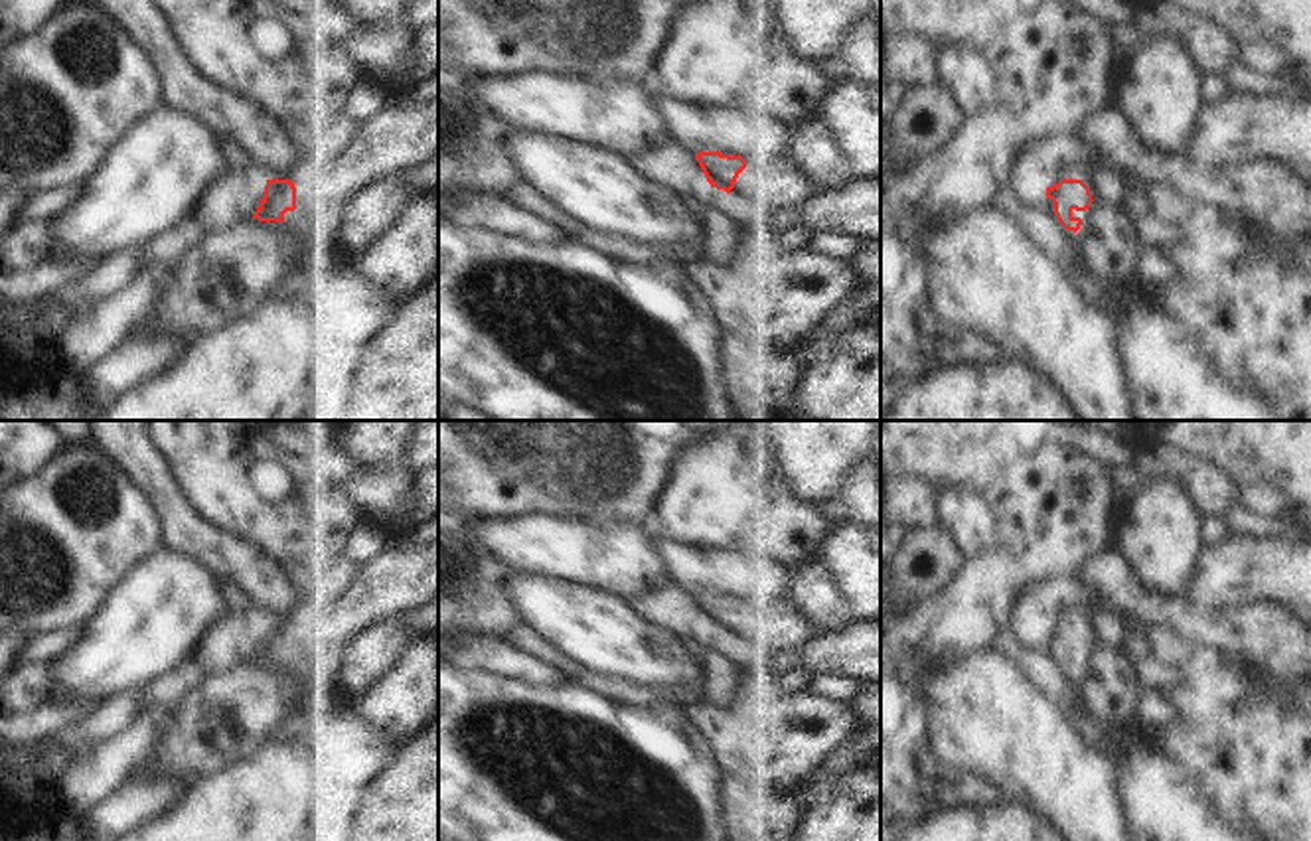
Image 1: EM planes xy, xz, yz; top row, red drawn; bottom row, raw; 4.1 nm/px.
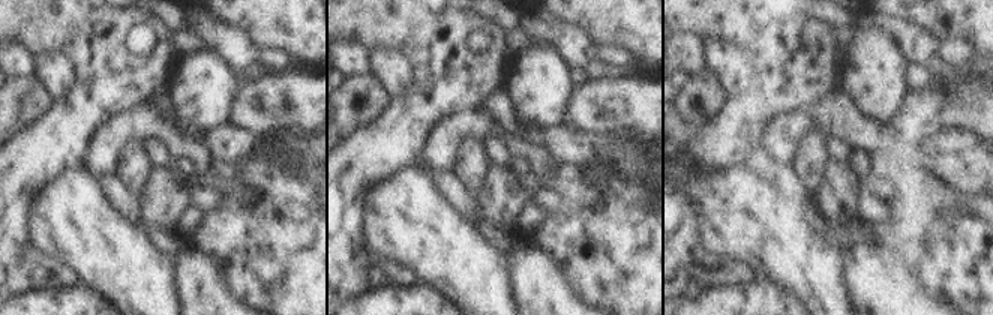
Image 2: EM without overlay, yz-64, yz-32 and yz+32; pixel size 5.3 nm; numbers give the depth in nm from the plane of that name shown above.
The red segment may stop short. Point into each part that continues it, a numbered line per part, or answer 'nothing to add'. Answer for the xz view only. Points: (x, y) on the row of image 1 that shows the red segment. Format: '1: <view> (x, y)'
1: xz (771, 178).

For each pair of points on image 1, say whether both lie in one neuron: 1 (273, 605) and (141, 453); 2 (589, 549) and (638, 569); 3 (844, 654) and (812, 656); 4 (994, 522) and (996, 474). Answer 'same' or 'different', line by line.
1: same
2: same
3: same
4: different

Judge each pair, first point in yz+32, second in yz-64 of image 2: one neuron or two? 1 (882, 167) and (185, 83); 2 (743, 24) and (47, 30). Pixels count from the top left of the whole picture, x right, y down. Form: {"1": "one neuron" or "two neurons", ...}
{"1": "two neurons", "2": "one neuron"}

